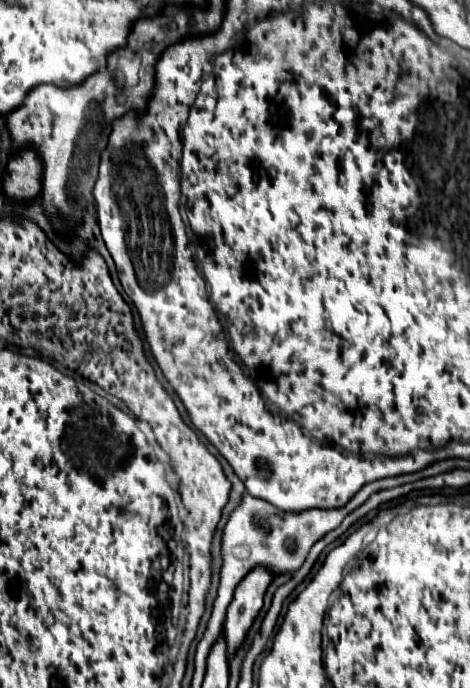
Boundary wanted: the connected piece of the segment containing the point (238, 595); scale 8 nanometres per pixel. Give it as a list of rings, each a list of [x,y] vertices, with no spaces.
[[[257,565],[237,585],[223,625],[227,637],[227,657],[231,657],[235,649],[243,643],[253,619],[263,607],[263,595],[273,579],[275,573],[271,573],[265,565]]]

